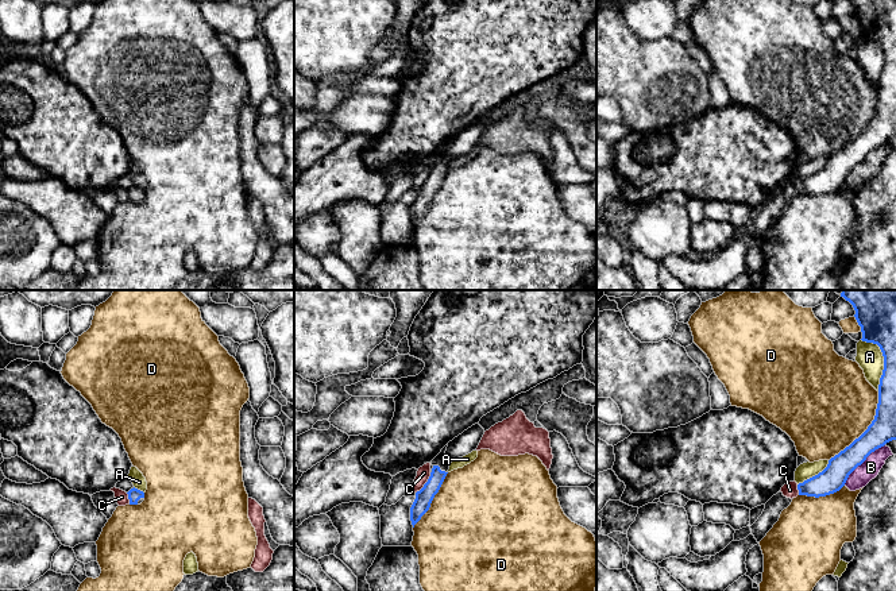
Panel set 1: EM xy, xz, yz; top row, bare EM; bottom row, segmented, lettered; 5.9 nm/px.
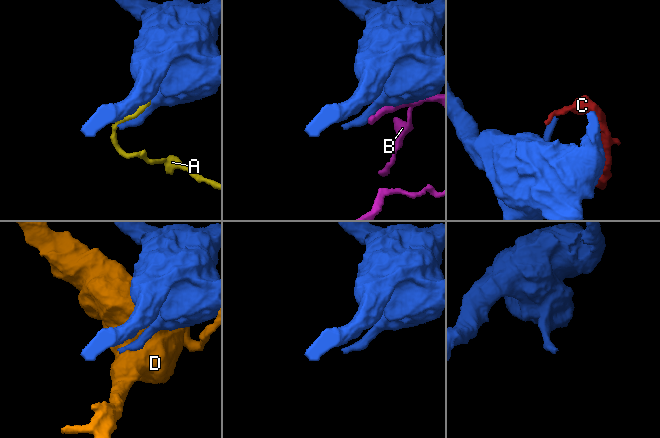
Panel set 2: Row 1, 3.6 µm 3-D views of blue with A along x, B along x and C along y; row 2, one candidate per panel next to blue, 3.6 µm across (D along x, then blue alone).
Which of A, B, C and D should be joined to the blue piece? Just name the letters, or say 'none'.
none

